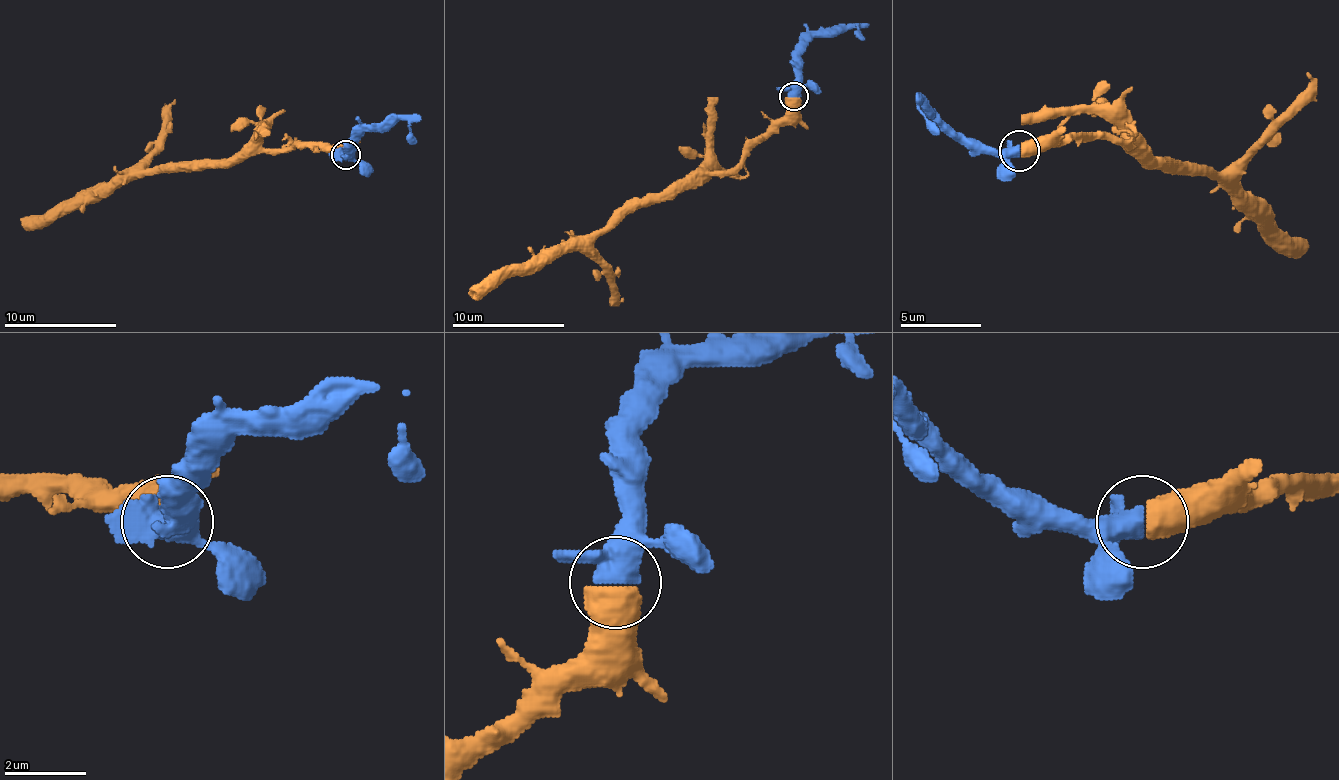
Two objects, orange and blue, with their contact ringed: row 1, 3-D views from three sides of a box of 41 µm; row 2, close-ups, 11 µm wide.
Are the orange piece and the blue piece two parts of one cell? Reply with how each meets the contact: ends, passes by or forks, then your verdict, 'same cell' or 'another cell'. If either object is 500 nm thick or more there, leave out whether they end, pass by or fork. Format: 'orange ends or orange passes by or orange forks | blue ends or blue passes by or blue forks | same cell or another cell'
same cell

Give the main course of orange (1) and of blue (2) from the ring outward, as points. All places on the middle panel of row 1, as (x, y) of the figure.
1: (794, 98), (738, 163), (724, 172), (690, 172), (659, 194), (630, 200), (585, 237), (495, 271), (469, 296)
2: (794, 95), (794, 61), (814, 36), (834, 36), (856, 25), (862, 39)

